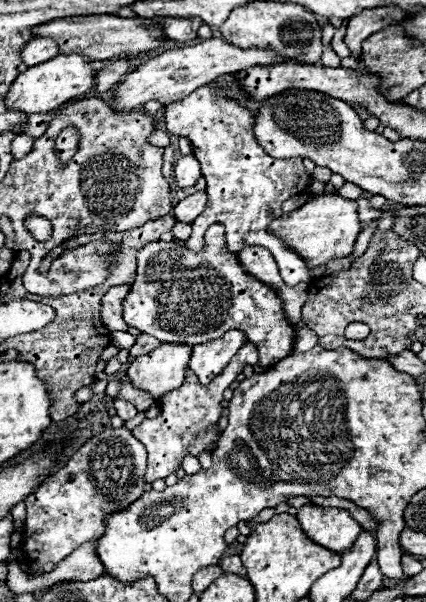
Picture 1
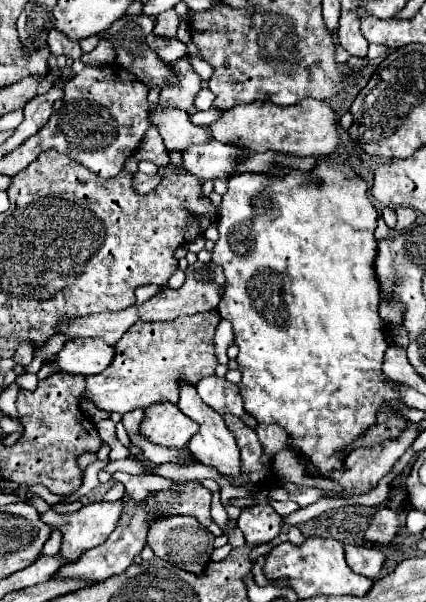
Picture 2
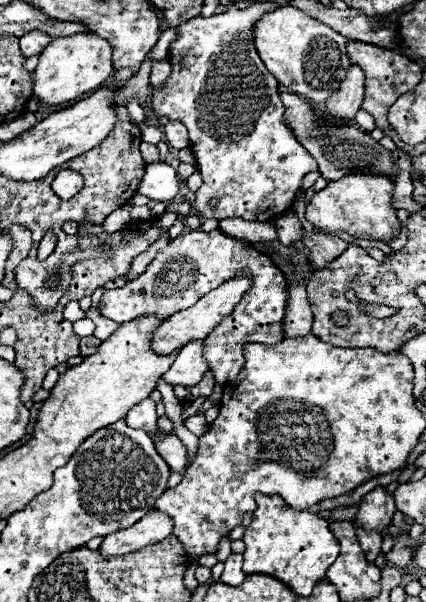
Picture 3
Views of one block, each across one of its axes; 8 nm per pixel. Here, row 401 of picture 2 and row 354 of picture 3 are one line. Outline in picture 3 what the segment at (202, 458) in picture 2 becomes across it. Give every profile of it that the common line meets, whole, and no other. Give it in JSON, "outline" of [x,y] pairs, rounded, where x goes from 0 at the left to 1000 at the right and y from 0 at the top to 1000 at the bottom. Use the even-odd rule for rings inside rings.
{"outline":[[[451,565],[423,581],[418,595],[399,608],[399,615],[380,625],[380,631],[399,641],[446,645],[460,641],[484,618],[488,605],[474,595],[474,565]]]}

